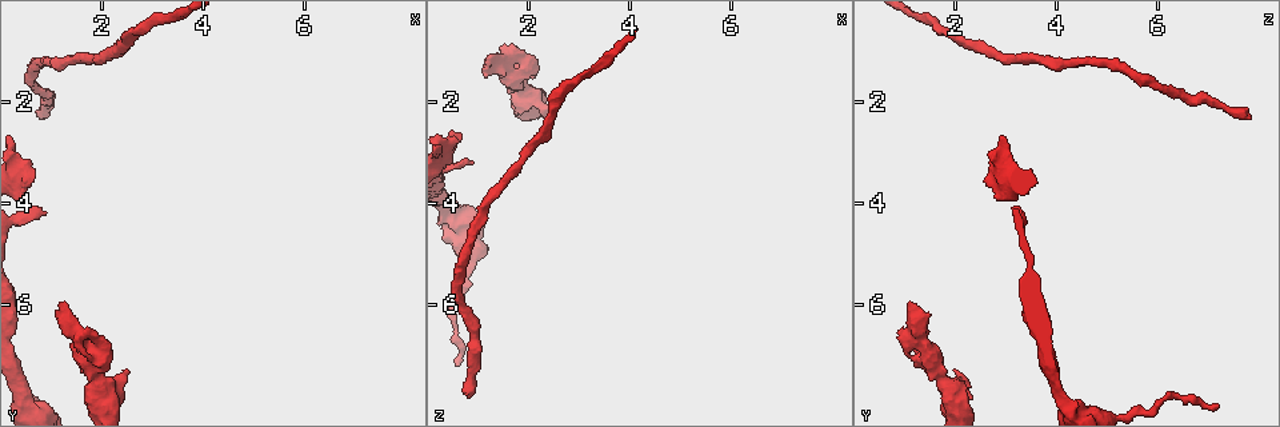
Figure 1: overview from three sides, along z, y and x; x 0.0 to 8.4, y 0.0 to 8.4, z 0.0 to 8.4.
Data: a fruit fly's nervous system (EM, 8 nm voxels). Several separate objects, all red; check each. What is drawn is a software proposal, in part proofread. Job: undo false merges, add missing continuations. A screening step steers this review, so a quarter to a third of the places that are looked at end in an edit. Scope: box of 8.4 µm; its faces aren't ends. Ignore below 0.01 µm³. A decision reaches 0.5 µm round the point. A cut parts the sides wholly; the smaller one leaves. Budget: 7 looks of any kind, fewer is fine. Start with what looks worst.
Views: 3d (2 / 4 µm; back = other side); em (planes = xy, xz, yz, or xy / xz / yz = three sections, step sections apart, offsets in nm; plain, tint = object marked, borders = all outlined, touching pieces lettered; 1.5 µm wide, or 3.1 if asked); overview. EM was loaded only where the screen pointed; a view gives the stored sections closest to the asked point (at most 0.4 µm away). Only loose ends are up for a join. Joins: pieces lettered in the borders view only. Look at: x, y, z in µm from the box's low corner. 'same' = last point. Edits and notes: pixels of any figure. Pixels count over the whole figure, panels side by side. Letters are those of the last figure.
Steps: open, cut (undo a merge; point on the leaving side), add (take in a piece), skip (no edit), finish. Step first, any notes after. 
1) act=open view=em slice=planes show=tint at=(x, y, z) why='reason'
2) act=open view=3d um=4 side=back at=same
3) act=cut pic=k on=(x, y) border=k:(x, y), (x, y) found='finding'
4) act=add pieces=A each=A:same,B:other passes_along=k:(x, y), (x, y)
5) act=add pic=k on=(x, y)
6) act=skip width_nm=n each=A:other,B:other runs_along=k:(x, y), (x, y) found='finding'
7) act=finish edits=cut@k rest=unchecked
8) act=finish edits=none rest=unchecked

act=open view=em slice=planes show=borders at=(0.85, 4.20, 3.15) why='branch stops here'

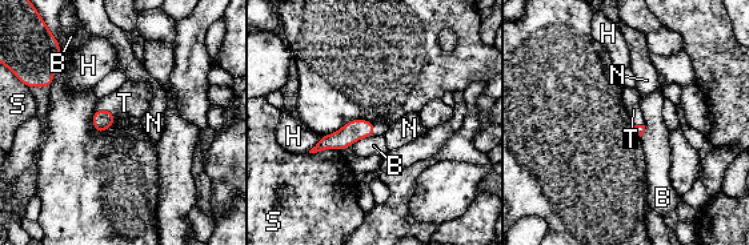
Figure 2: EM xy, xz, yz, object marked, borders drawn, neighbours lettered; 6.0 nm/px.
act=add pieces=T each=B:other,H:other,N:other,S:other,T:same passes_along=2:(103, 120), (108, 111), (132, 99) found='the cell continues'

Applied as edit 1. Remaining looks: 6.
act=open view=overview why='redraw'

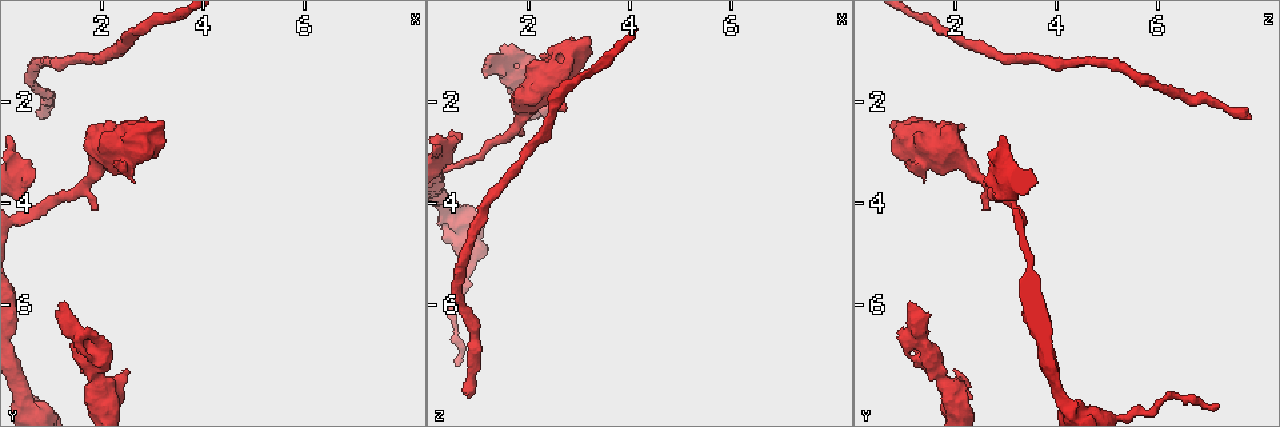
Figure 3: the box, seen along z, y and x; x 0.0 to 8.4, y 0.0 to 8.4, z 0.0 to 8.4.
act=open view=em slice=yz step=8 show=borders at=(0.80, 2.30, 7.75) why='free end'

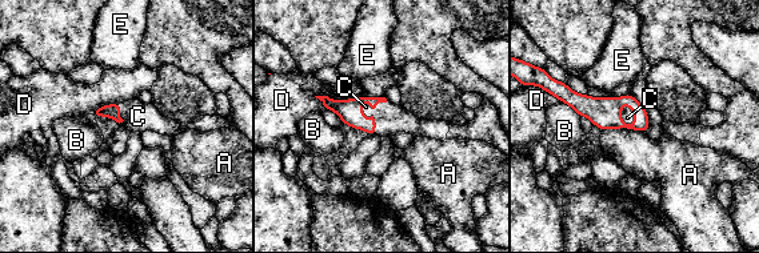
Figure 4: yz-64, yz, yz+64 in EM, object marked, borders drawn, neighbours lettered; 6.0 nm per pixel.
act=add pieces=C each=A:other,B:other,C:same,D:other,E:other passes_along=4:(604, 112), (632, 113), (627, 117) found='the cell continues'

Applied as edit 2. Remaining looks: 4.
act=open view=overview

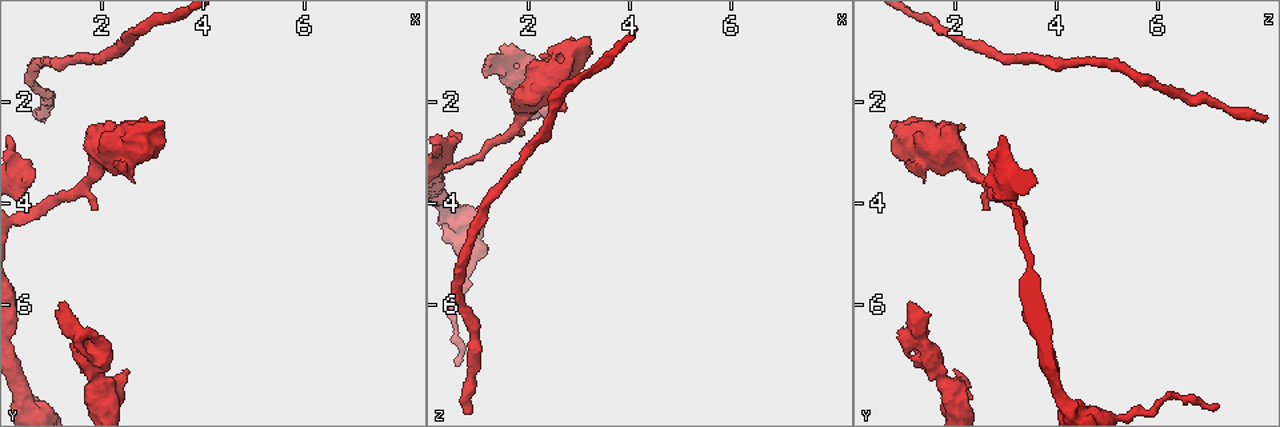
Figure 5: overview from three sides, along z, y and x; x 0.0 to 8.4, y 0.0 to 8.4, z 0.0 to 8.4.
act=open view=3d um=2 at=(1.25, 5.95, 1.05) why='an open end'

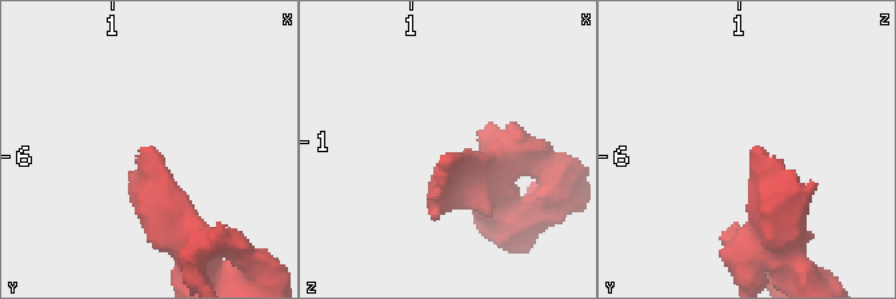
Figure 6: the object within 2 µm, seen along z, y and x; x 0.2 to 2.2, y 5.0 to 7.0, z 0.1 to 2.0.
act=open view=em slice=yz step=8 show=borders at=(1.28, 5.98, 1.08) why='need the tissue'

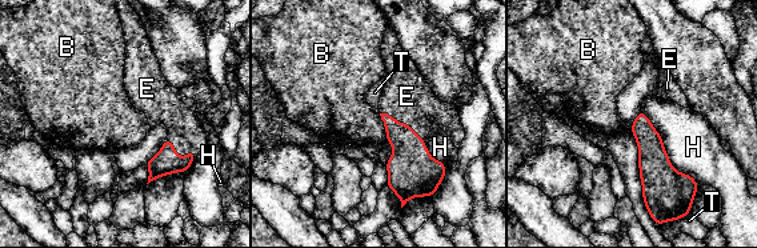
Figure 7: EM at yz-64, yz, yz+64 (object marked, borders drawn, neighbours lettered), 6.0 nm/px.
act=open view=em slice=planes show=borders at=same why='cut it another way'

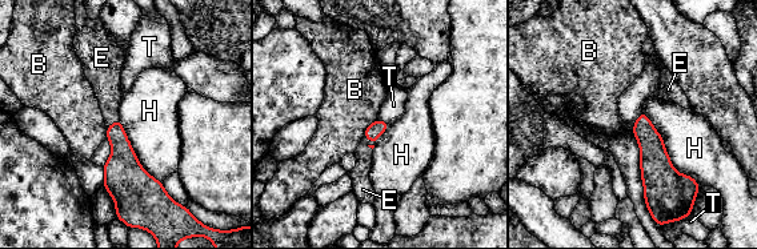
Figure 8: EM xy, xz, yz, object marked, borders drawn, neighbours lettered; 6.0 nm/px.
act=add pieces=E each=B:other,E:same,H:other,T:other passes_along=8:(373, 131), (372, 141), (359, 175) found='it goes on there'

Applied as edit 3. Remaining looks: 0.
act=finish edits=add@2,add@4,add@8 rest=unchecked

